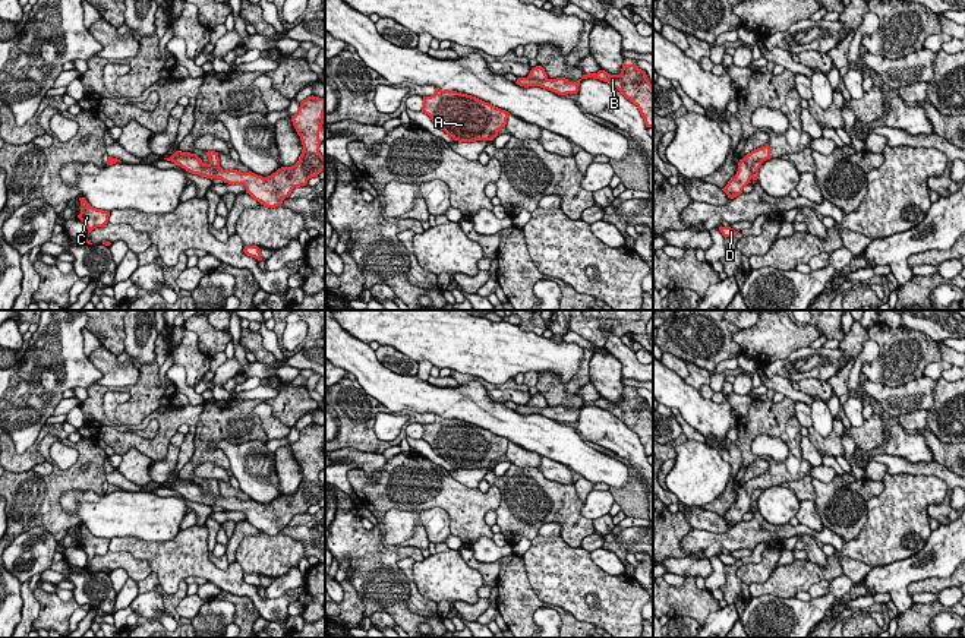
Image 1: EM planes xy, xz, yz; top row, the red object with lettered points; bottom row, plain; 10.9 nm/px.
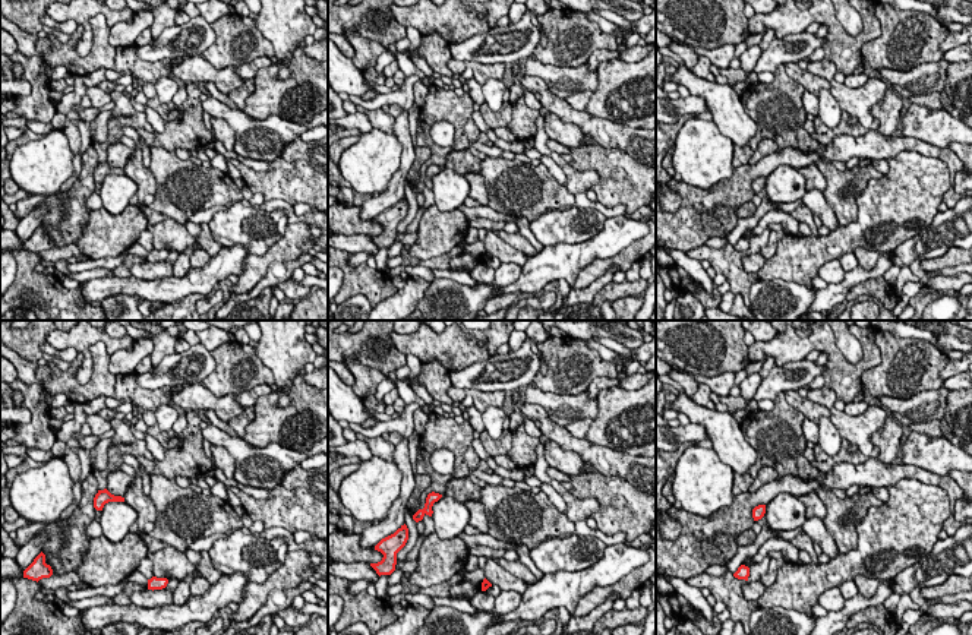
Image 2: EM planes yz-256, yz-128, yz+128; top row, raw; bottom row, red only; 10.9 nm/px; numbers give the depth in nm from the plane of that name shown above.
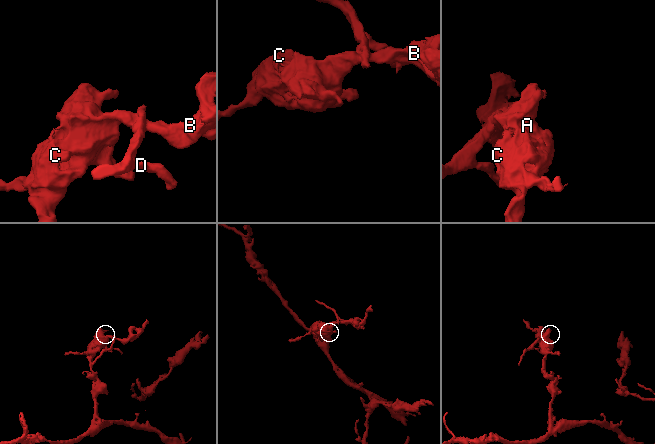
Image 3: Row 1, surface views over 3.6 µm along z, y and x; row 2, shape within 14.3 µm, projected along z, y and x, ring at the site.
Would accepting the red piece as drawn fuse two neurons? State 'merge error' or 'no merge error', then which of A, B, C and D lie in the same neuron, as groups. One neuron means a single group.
merge error; groups A B C / D

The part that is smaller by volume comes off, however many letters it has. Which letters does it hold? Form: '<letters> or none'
D

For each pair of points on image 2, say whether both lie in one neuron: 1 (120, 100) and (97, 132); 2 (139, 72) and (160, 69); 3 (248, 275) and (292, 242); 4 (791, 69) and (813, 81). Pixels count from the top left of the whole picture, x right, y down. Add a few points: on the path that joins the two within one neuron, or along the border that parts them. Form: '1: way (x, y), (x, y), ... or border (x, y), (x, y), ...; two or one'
1: border (111, 110), (106, 141); two
2: way (144, 70), (155, 69); one
3: way (258, 267), (270, 256), (281, 252); one
4: way (797, 73), (807, 79); one

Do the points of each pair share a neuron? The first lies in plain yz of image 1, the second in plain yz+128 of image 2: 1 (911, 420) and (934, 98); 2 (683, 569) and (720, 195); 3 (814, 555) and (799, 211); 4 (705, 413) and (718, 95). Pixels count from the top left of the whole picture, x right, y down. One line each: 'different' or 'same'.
1: same
2: different
3: same
4: same

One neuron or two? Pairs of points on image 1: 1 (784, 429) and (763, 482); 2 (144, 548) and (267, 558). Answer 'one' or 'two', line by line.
1: one
2: two

